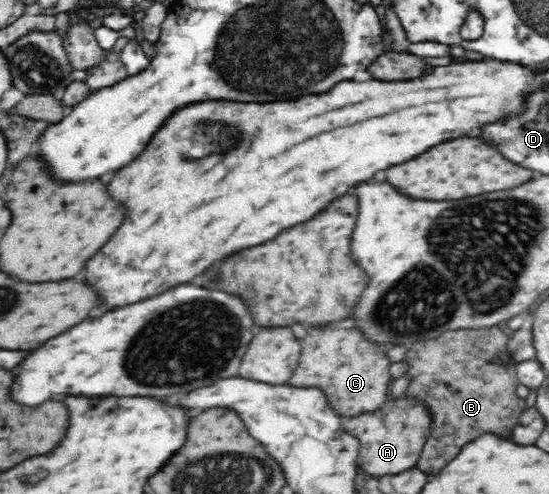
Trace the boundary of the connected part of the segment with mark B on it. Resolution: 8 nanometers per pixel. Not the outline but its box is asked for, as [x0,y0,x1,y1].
[403,326,527,474]

